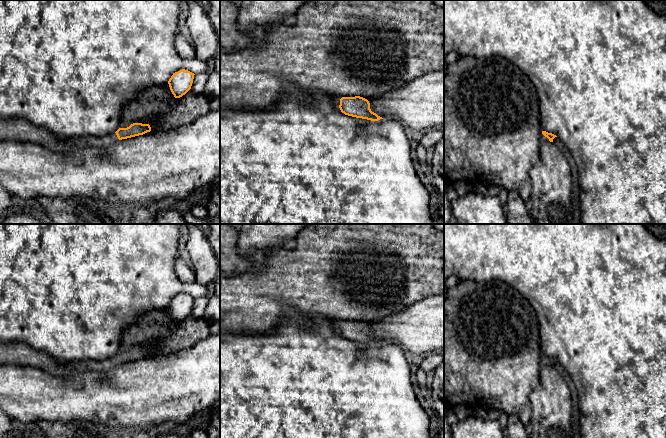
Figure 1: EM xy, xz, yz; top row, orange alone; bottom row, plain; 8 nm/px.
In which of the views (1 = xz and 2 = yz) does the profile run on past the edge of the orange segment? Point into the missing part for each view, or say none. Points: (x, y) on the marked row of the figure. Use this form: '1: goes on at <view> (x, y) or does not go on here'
1: goes on at xz (336, 99)
2: goes on at yz (542, 138)

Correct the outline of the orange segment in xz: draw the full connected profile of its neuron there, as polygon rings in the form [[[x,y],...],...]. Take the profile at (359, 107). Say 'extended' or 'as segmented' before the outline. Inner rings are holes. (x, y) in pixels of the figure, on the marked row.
extended; [[[330,95],[330,97],[335,106],[339,107],[341,112],[345,115],[371,121],[383,119],[371,111],[369,101],[363,97],[341,97],[336,95]]]

